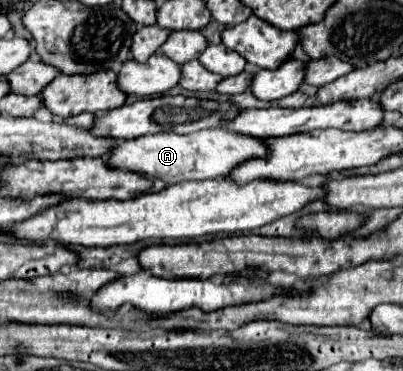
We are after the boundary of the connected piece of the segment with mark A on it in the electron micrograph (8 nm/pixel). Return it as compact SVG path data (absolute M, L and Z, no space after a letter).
M224 127L210 129L210 131L196 131L188 135L178 133L158 133L158 135L144 135L132 141L120 141L108 159L110 167L144 173L150 179L162 179L168 185L176 181L188 179L212 179L212 177L226 177L238 165L250 159L268 157L268 145L264 139L248 137L242 133L228 131Z

